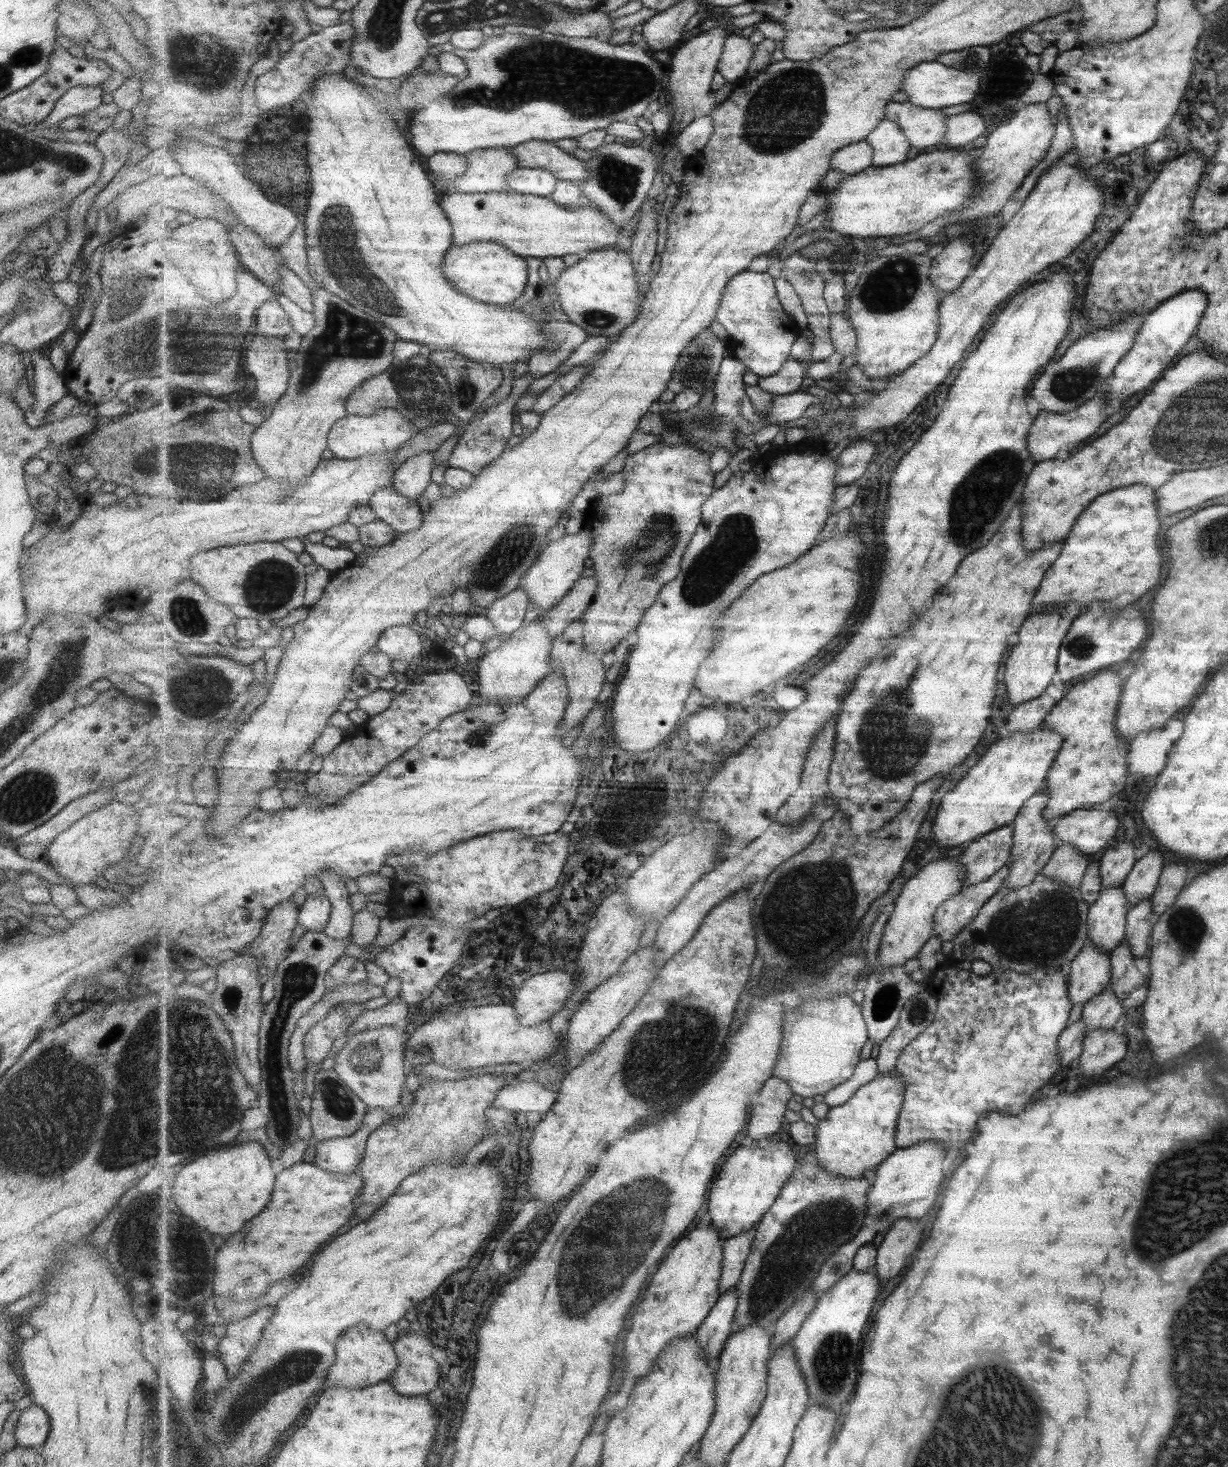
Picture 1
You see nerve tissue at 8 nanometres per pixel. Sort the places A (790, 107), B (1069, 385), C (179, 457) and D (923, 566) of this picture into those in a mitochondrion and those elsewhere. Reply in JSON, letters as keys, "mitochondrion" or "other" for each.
{"A":"mitochondrion","B":"mitochondrion","C":"mitochondrion","D":"other"}

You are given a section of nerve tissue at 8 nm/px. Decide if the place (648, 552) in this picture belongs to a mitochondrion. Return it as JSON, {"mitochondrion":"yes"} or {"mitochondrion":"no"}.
{"mitochondrion":"yes"}

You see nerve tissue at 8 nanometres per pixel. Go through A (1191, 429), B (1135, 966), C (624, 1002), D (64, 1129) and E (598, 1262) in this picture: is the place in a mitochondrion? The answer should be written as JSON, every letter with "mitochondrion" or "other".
{"A":"mitochondrion","B":"other","C":"other","D":"mitochondrion","E":"mitochondrion"}

